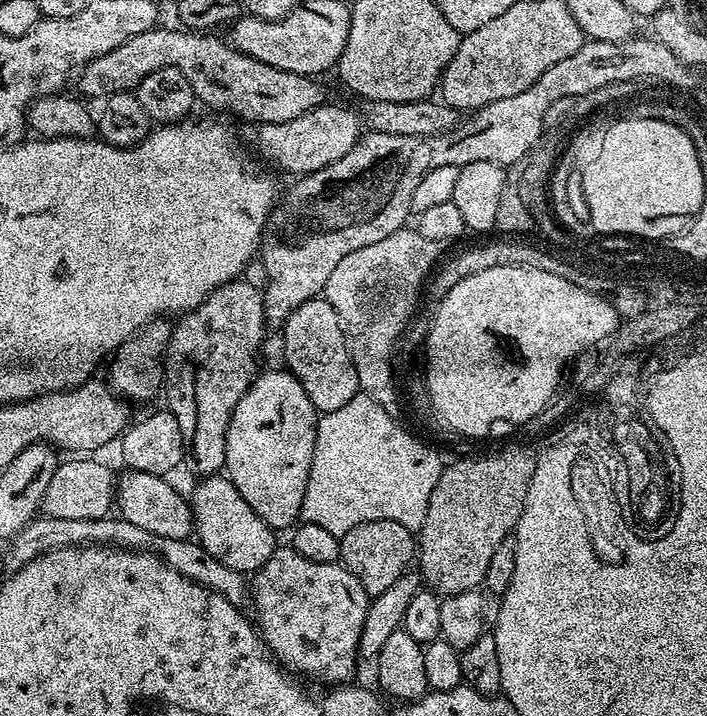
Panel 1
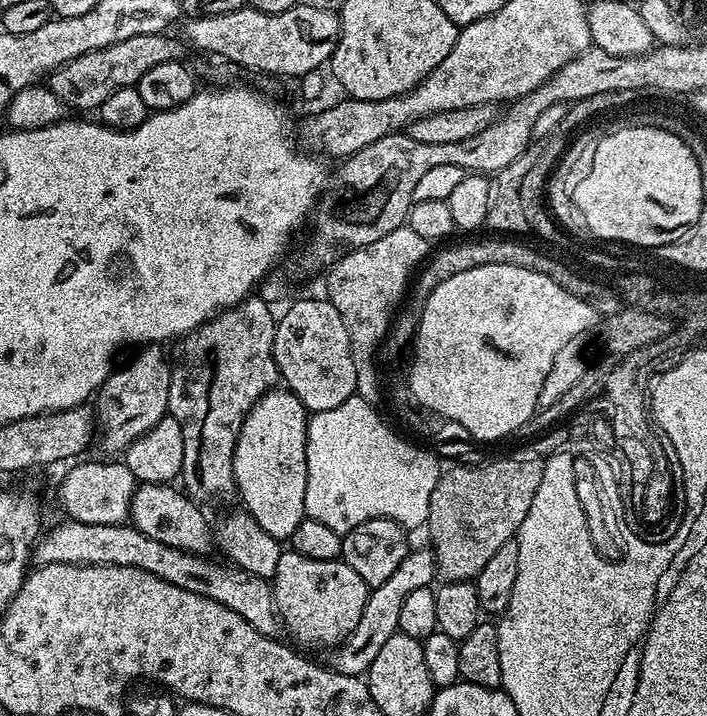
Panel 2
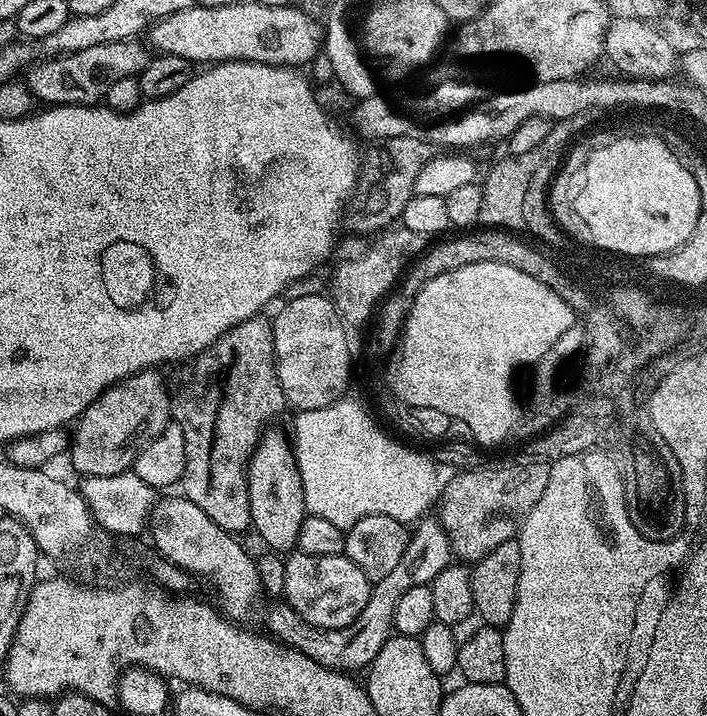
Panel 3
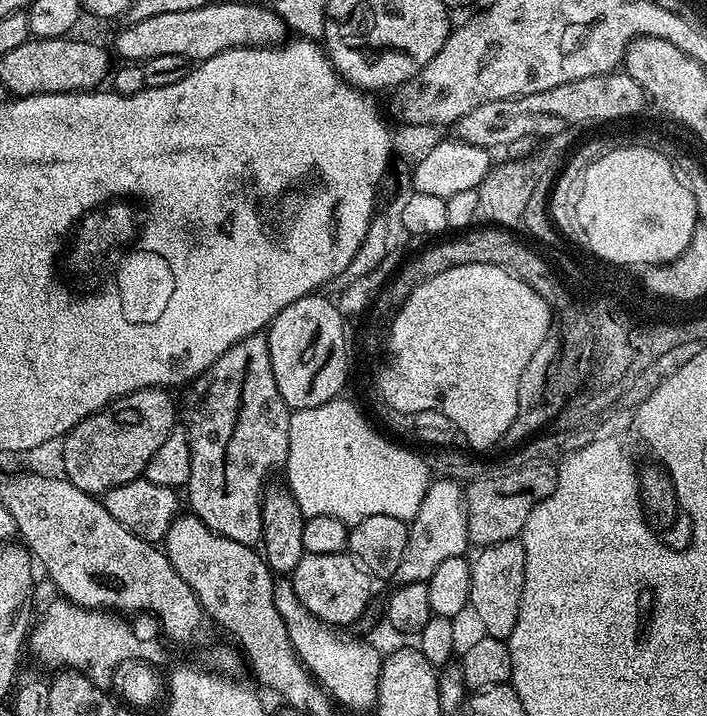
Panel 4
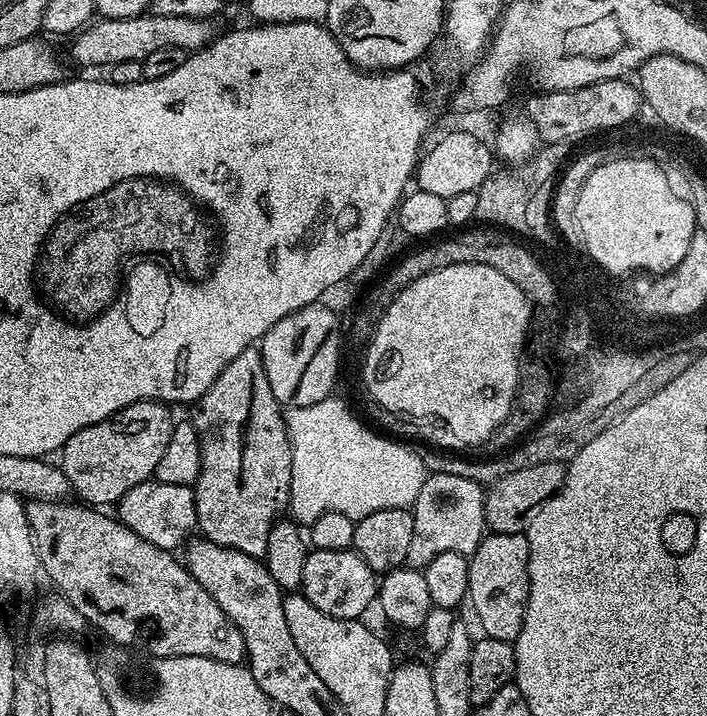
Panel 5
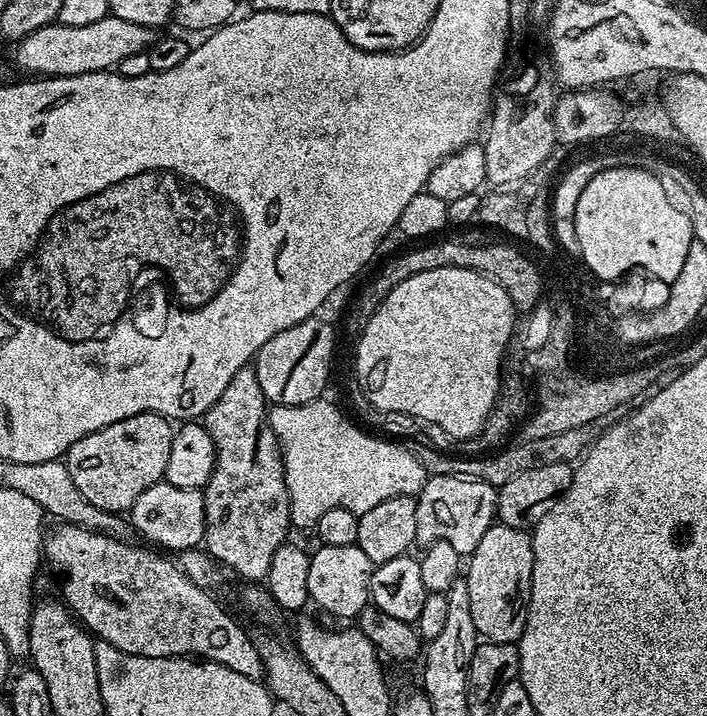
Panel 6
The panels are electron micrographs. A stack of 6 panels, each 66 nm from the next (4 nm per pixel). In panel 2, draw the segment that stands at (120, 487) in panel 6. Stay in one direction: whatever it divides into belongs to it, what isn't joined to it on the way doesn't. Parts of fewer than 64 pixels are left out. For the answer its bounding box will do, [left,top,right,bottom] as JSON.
[94,344,172,454]

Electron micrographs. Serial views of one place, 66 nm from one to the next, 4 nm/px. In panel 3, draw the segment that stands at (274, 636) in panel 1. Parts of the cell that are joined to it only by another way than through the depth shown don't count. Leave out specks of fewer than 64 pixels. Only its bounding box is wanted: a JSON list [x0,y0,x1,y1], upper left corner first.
[283,551,373,628]

